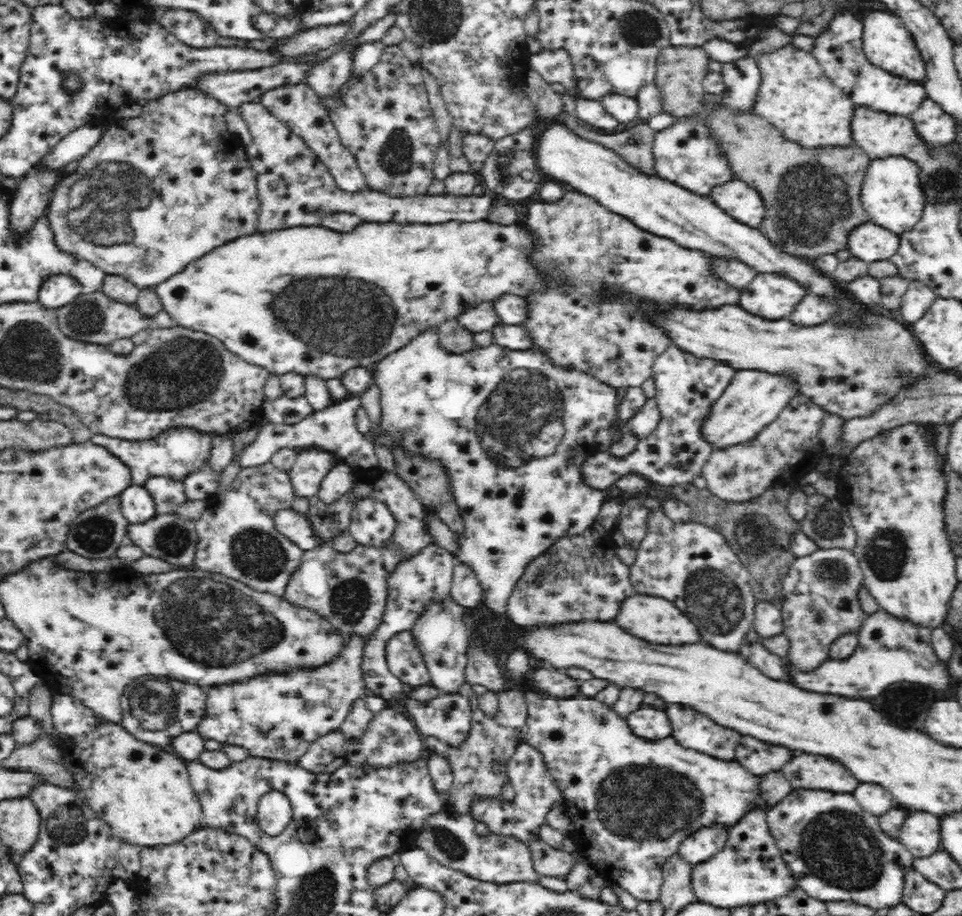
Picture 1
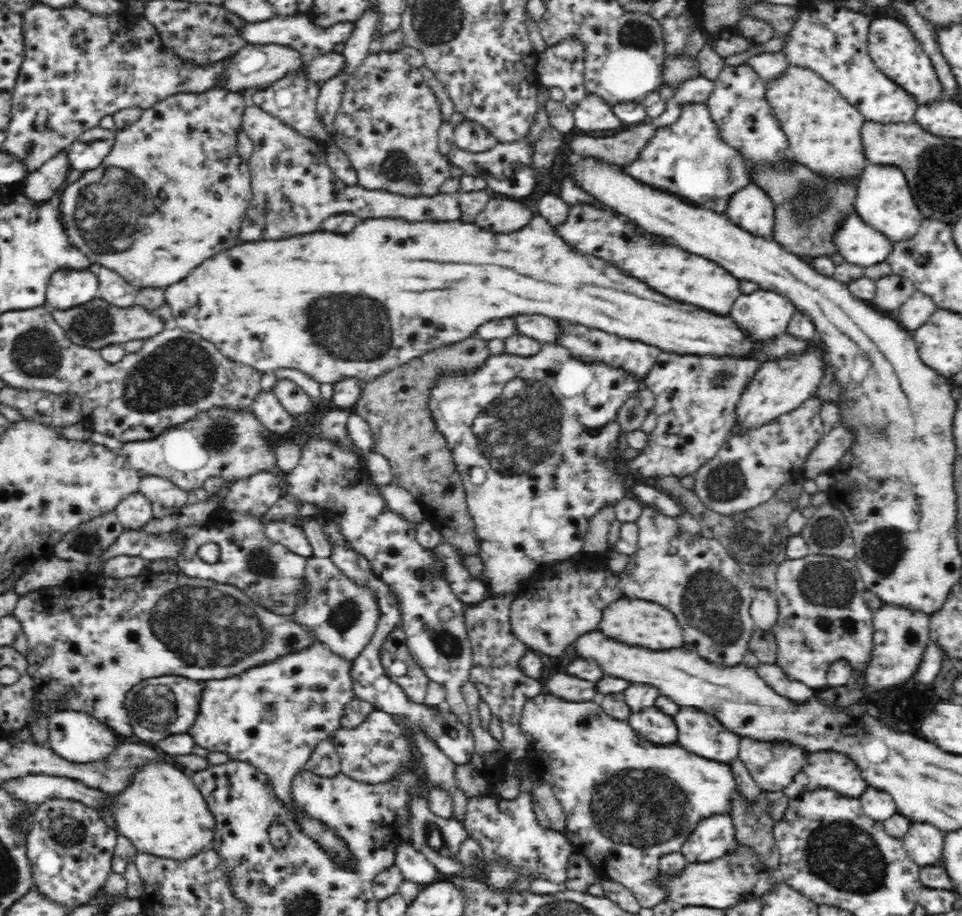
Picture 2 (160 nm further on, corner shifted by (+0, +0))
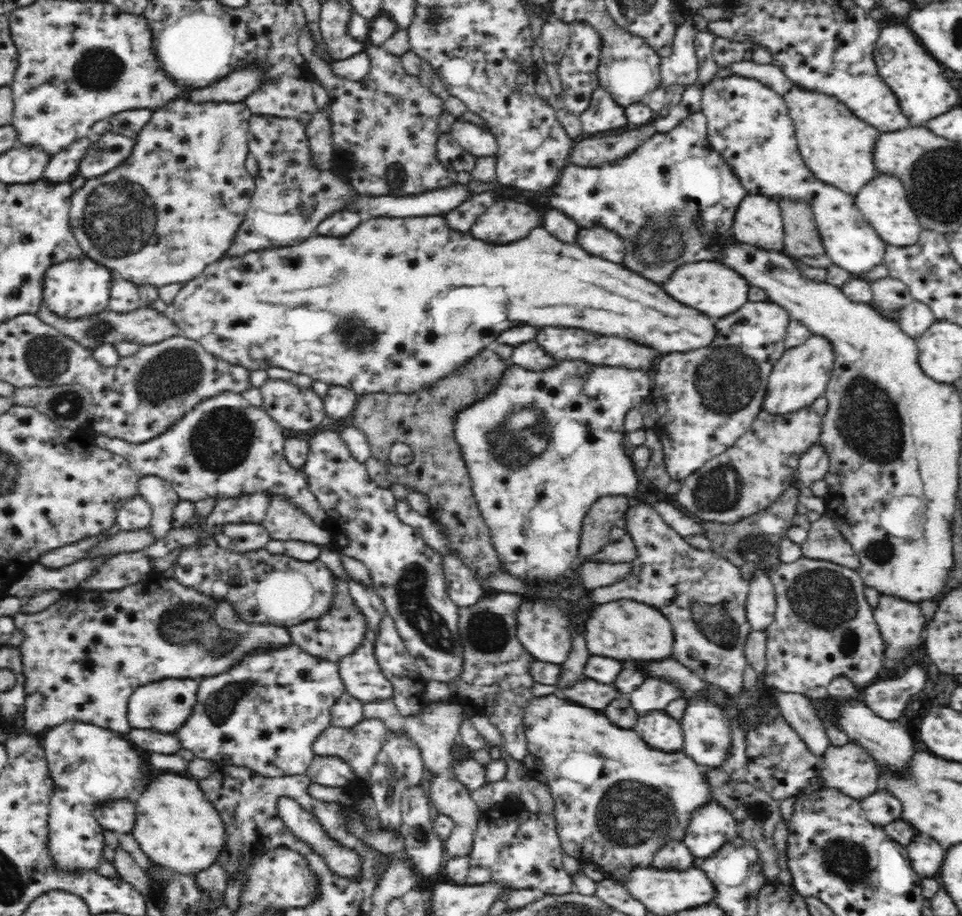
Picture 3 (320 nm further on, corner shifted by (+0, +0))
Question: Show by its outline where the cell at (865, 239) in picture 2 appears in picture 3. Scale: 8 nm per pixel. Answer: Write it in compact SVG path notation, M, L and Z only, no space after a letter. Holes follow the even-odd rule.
M738 74L714 78L702 87L701 112L707 118L708 140L712 147L733 166L735 174L746 187L747 194L762 193L774 199L782 195L800 199L800 201L810 201L814 215L816 215L822 243L824 243L825 254L829 256L834 265L854 272L854 274L860 274L861 277L866 270L872 270L874 266L883 264L888 244L880 238L880 235L859 211L854 202L854 195L818 181L803 163L799 155L794 127L787 115L786 103L781 96L770 87L762 85L758 80L738 76Z

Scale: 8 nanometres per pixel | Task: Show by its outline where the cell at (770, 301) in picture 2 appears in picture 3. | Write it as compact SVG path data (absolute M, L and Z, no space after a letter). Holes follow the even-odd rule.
M746 301L736 312L718 320L718 328L722 330L718 332L718 340L710 346L659 356L651 373L652 388L648 396L656 404L659 417L654 430L662 443L664 462L671 480L684 481L705 462L726 452L756 418L761 410L761 398L771 366L787 349L784 340L790 321L787 310L774 301Z

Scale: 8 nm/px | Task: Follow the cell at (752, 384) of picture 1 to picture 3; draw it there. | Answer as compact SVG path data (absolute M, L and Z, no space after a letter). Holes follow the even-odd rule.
M812 335L806 342L787 348L771 366L766 388L761 398L761 412L788 414L810 406L824 395L833 369L833 350L825 338Z

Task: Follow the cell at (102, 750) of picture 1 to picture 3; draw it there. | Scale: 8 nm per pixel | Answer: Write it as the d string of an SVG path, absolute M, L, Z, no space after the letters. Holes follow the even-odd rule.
M158 772L142 789L142 794L134 799L134 820L131 824L131 835L136 839L140 850L150 859L177 873L199 872L214 864L215 856L223 845L223 822L214 805L204 797L196 780L185 774Z

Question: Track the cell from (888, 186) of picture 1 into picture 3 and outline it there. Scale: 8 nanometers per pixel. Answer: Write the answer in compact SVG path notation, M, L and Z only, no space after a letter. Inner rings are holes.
M877 173L872 180L854 194L854 198L859 211L886 244L906 246L918 242L923 228L908 200L904 184L896 176Z

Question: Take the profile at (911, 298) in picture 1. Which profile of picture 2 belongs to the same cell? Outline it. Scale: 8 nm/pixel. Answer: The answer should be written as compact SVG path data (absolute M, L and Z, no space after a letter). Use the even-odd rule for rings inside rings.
M914 289L910 298L898 309L898 322L904 326L904 329L912 332L930 319L930 316L936 312L936 308L932 297Z

